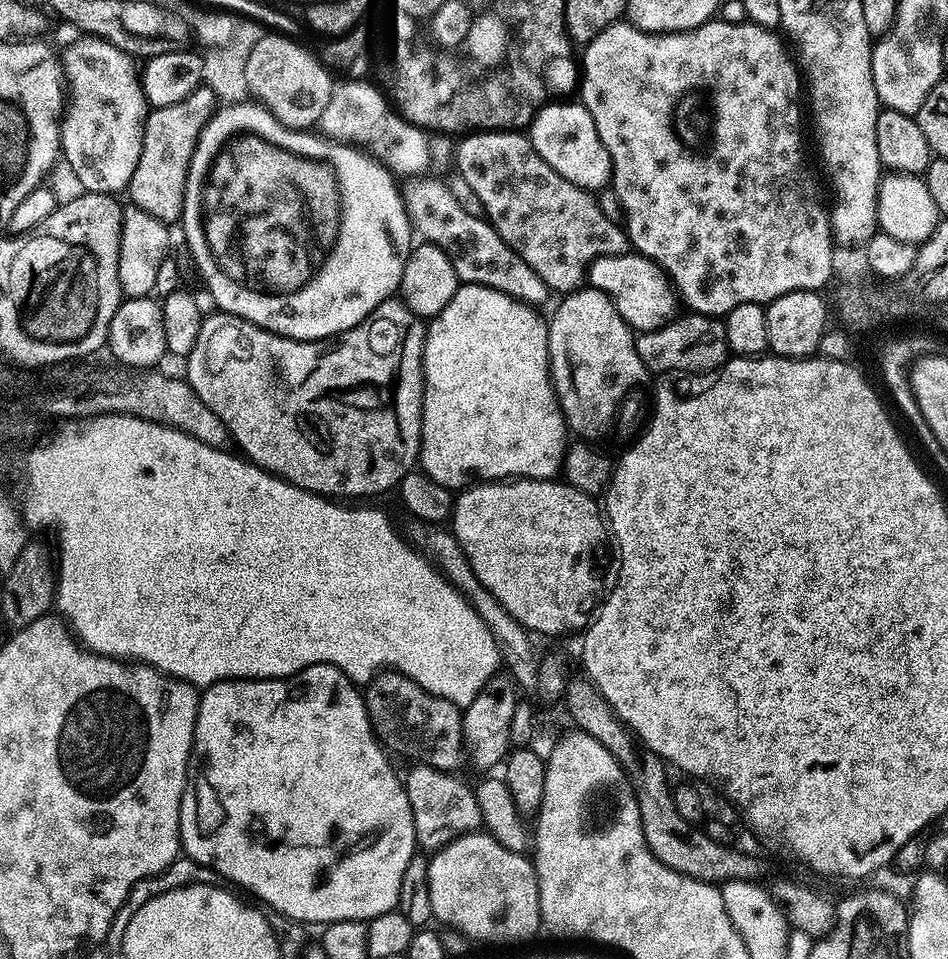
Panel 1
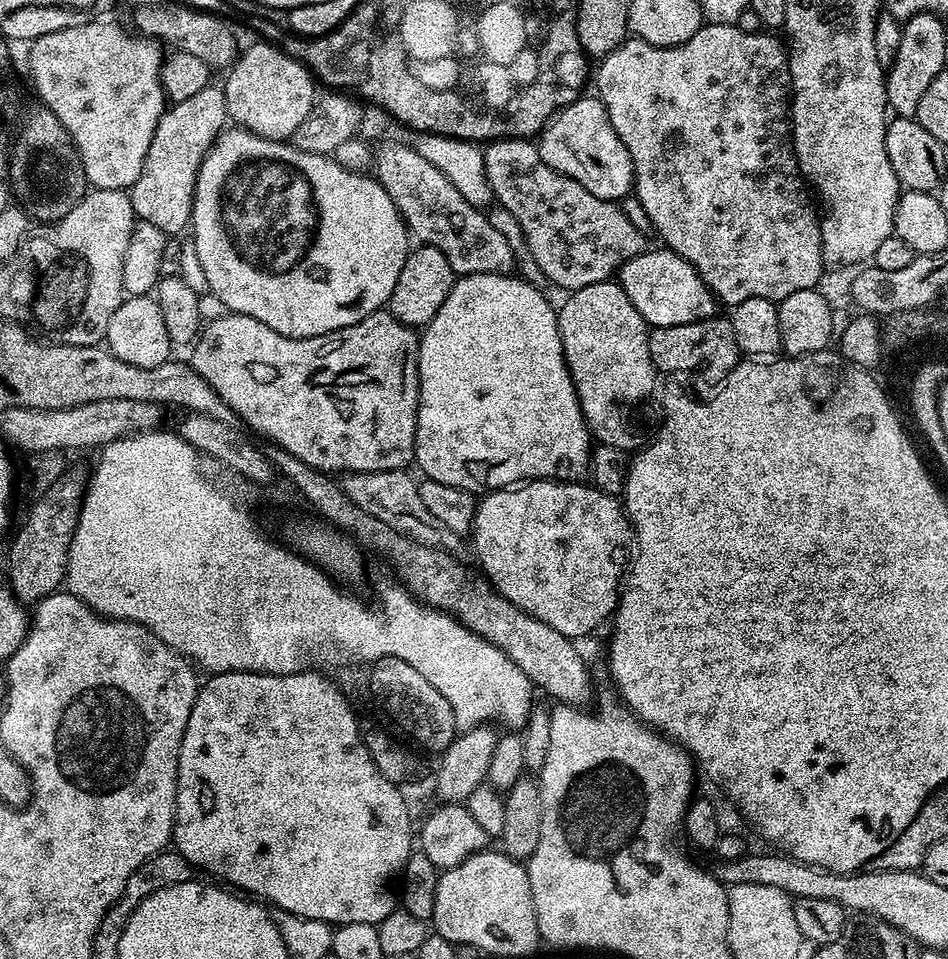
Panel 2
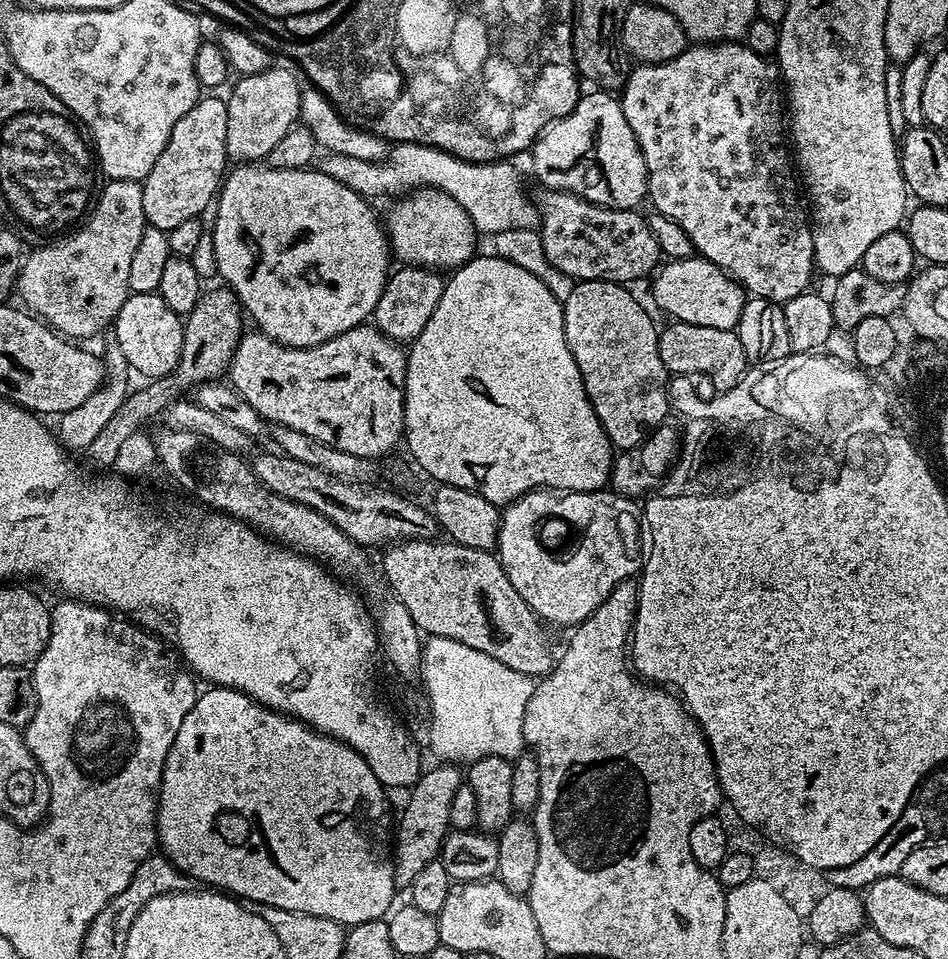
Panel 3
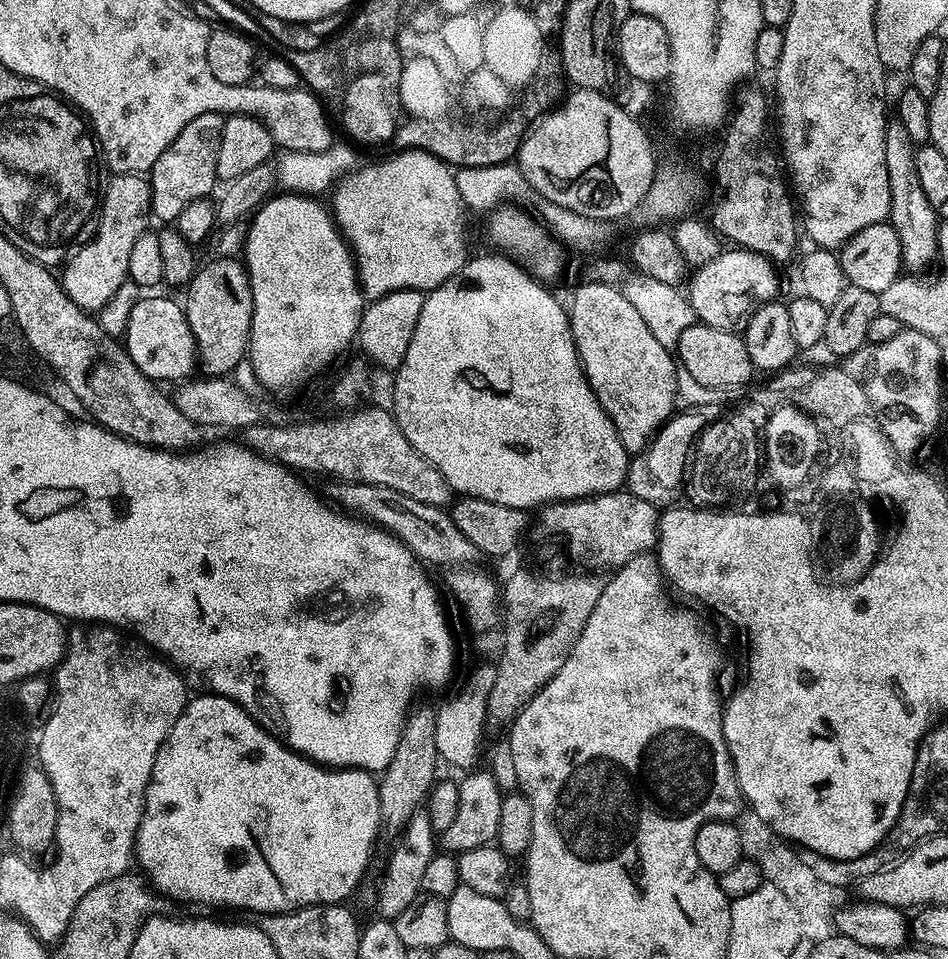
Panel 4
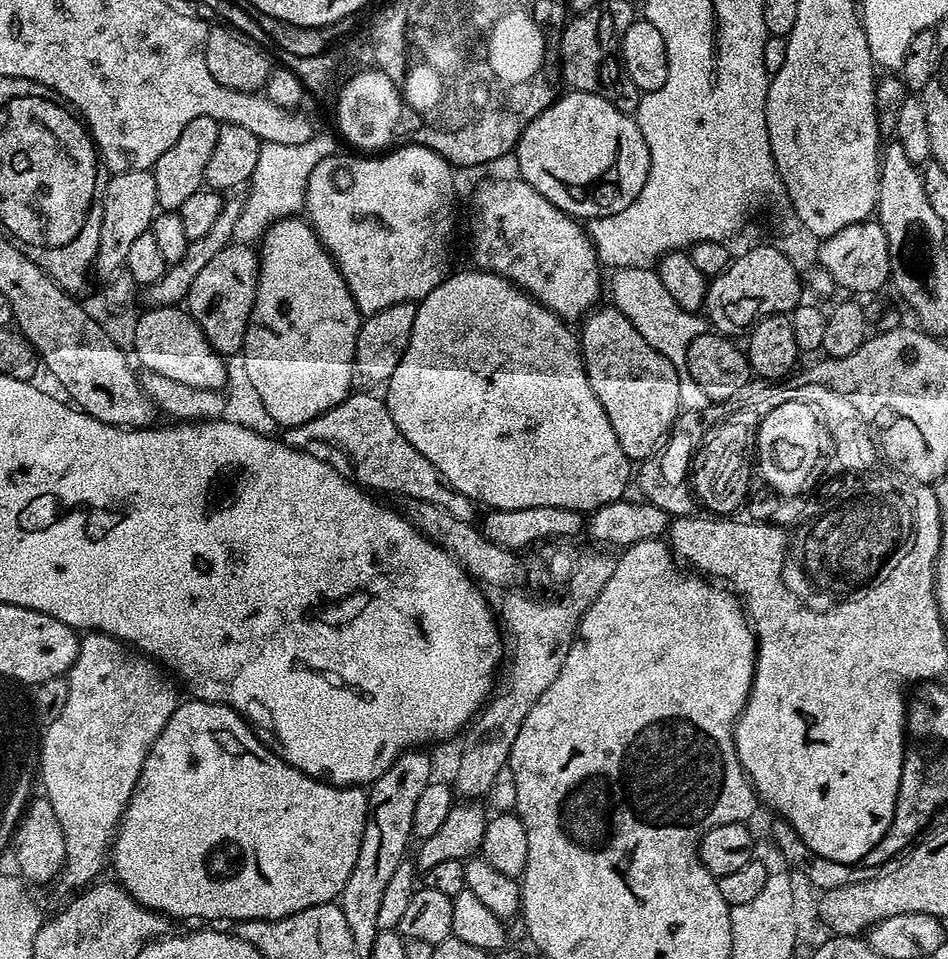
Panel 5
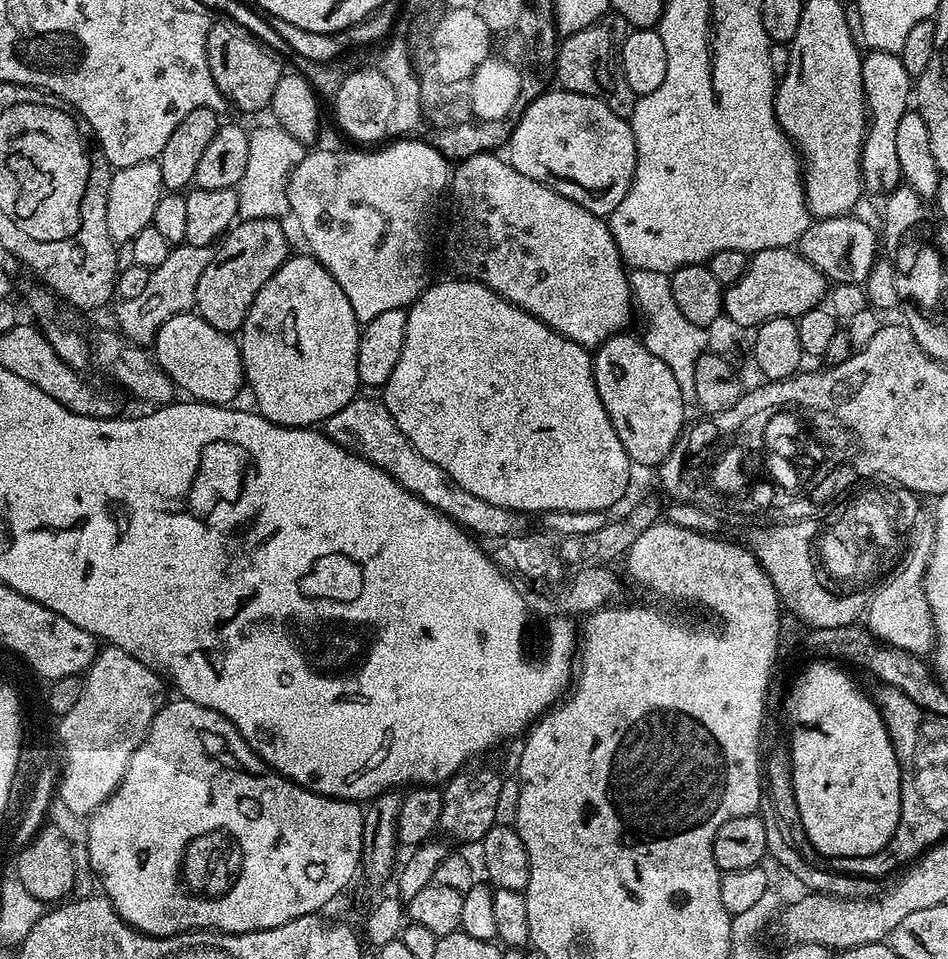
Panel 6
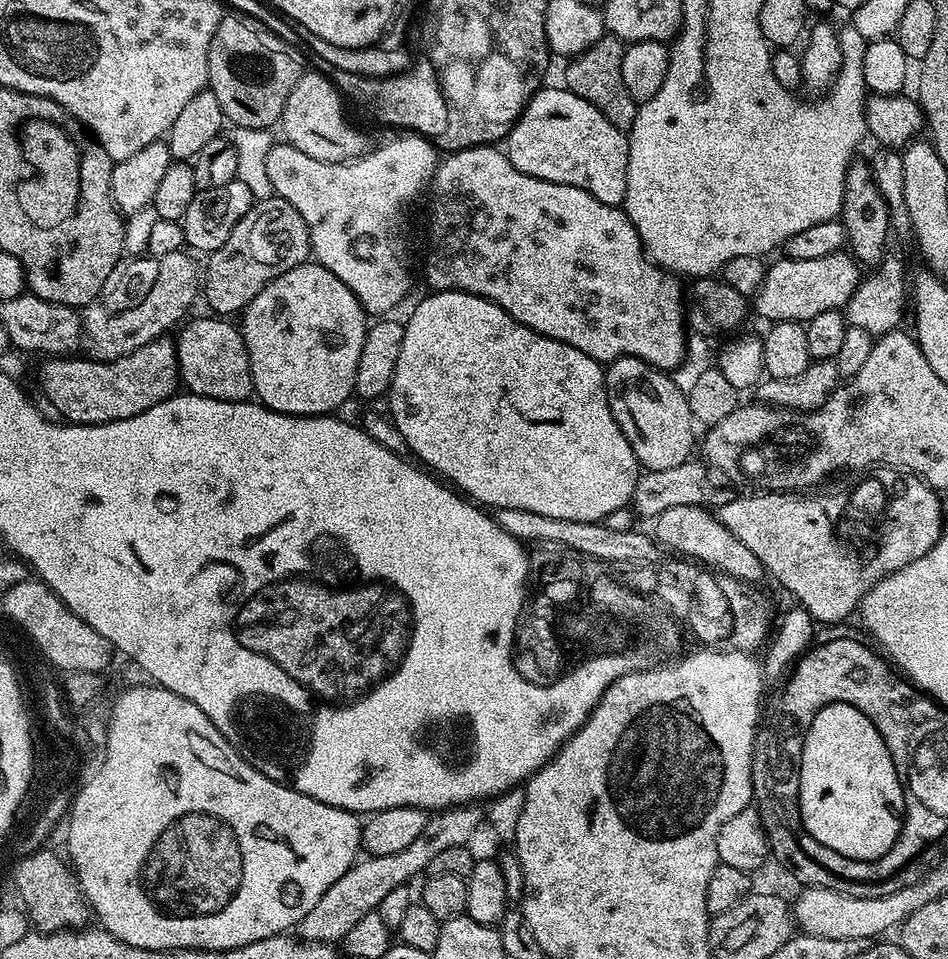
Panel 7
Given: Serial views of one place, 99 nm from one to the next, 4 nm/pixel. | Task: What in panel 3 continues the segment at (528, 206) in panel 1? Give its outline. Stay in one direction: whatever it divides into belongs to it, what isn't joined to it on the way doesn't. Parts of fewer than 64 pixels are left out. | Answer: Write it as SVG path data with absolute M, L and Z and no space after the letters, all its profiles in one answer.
M541 191L538 197L540 227L538 233L550 263L562 273L581 280L609 280L615 284L631 285L631 280L639 276L651 277L662 263L662 251L658 238L651 232L647 219L639 211L631 208L607 208L601 204L591 204L573 192Z

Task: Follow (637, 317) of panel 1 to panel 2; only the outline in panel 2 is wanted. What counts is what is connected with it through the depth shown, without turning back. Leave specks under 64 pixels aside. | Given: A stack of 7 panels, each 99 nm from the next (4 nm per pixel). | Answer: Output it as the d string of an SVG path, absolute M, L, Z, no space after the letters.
M659 246L651 252L645 250L640 255L625 262L618 273L620 289L634 302L634 310L652 328L682 326L686 322L710 320L718 312L718 301L696 273L696 267L686 262L679 254L667 246Z

